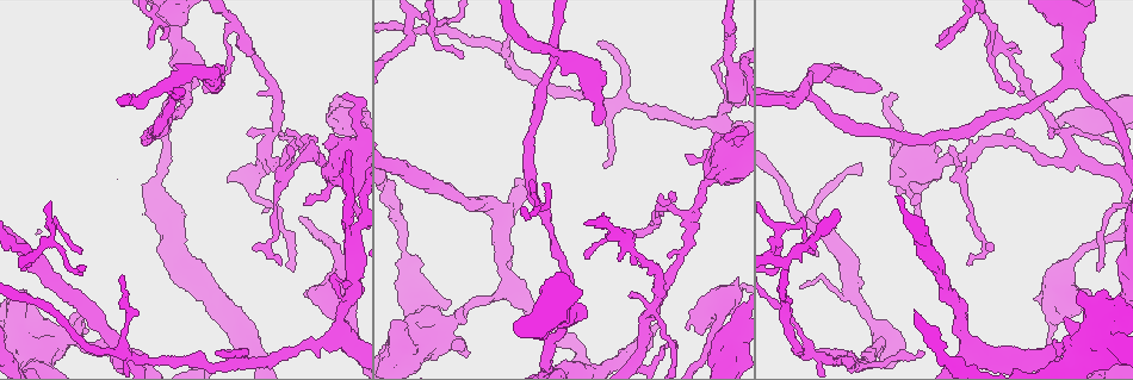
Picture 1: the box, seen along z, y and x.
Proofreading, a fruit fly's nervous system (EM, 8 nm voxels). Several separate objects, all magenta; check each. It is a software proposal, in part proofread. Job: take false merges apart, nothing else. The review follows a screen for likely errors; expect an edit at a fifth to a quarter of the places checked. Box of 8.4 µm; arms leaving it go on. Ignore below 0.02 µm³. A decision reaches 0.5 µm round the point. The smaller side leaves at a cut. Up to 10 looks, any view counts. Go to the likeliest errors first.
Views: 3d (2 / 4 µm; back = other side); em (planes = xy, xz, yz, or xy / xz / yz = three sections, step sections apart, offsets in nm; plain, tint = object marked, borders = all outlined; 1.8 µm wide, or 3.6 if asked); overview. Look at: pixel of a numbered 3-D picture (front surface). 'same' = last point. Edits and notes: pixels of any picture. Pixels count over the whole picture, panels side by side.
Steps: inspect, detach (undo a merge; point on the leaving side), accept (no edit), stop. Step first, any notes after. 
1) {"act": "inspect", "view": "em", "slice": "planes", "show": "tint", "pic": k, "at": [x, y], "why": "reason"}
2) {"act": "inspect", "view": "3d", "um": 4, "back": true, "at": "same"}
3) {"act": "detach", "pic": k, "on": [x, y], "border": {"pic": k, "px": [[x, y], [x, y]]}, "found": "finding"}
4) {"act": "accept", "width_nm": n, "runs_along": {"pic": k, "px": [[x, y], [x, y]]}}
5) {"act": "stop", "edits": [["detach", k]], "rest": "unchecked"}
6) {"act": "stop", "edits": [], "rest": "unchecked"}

{"act": "inspect", "view": "em", "slice": "yz", "step": 8, "show": "tint", "pic": 1, "at": [805, 90], "why": "looks like a crossing"}

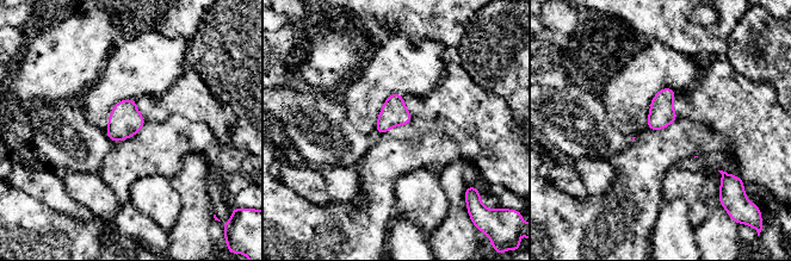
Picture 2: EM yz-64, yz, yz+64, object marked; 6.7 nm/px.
{"act": "inspect", "view": "em", "slice": "planes", "show": "tint", "at": "same", "why": "another direction"}

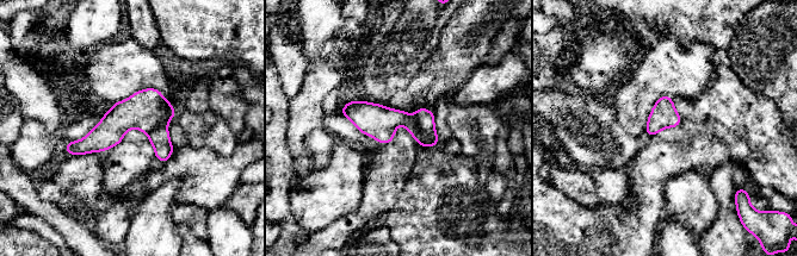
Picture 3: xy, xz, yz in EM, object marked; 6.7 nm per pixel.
{"act": "detach", "pic": 3, "on": [384, 120], "found": "a second cell is stuck on"}

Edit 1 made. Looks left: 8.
{"act": "inspect", "view": "overview", "why": "redraw"}

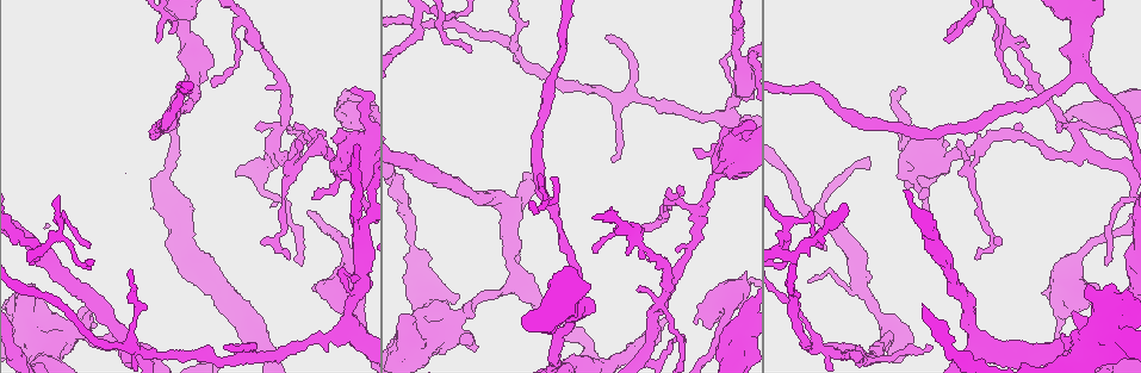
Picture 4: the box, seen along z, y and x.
{"act": "inspect", "view": "em", "slice": "planes", "show": "tint", "pic": 4, "at": [440, 13], "why": "sharp bend"}

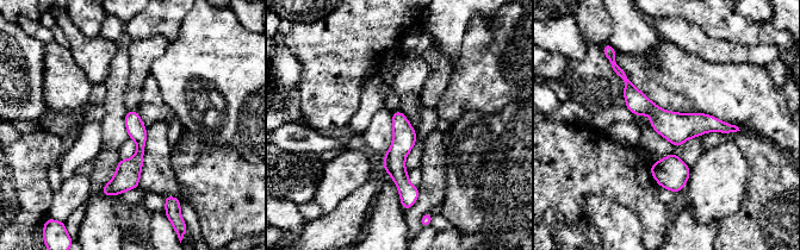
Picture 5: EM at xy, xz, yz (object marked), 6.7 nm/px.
{"act": "accept", "width_nm": 120, "runs_along": {"pic": 5, "px": [[620, 73], [668, 124], [733, 129]]}, "found": "continuous, no second cell"}

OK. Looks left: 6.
{"act": "inspect", "view": "3d", "um": 4, "pic": 4, "at": [320, 145], "why": "branch point"}

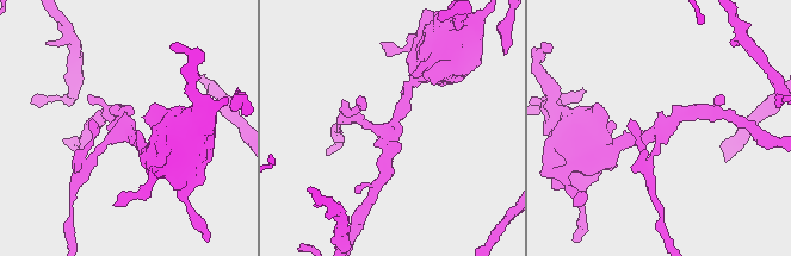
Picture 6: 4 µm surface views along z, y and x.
{"act": "inspect", "view": "em", "slice": "yz", "step": 8, "show": "tint", "pic": 6, "at": [391, 127], "why": "need the tissue"}

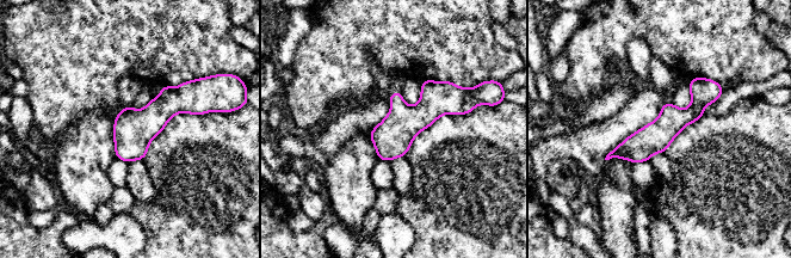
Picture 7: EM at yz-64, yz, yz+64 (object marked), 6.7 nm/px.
{"act": "inspect", "view": "em", "slice": "xy", "step": 4, "show": "tint", "at": "same"}

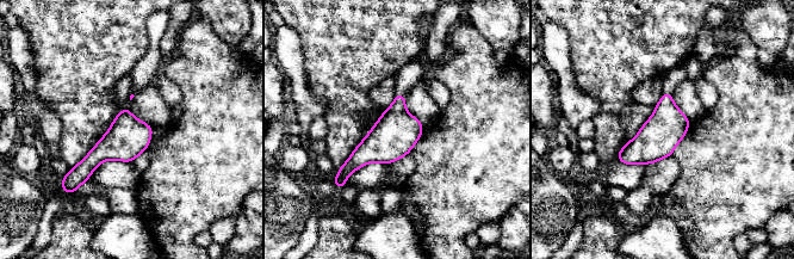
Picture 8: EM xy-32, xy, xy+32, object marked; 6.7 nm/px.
{"act": "accept", "width_nm": 280, "found": "one cell here"}

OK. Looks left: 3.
{"act": "inspect", "view": "3d", "um": 4, "pic": 4, "at": [33, 338], "why": "calibre changes"}

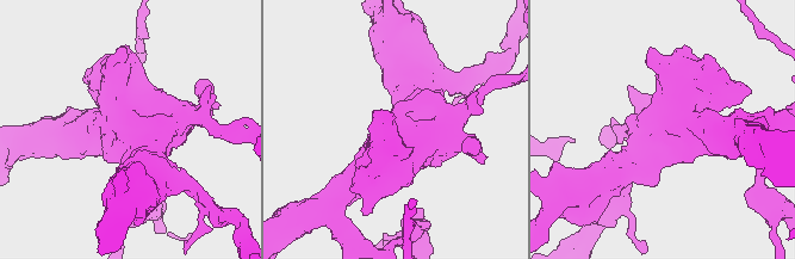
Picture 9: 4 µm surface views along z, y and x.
{"act": "inspect", "view": "em", "um": 3.6, "slice": "xy", "step": 4, "show": "tint", "pic": 9, "at": [126, 126], "why": "now the EM"}

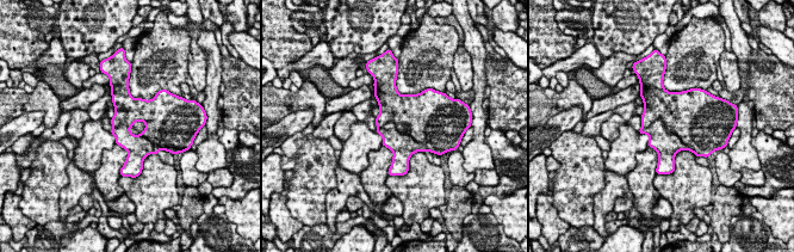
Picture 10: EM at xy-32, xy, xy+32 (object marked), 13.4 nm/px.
{"act": "inspect", "view": "em", "um": 3.6, "slice": "planes", "show": "borders", "at": "same"}

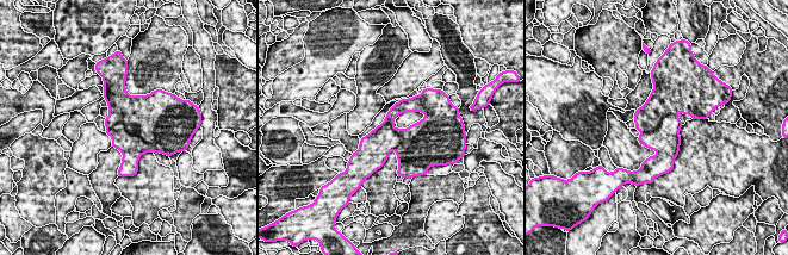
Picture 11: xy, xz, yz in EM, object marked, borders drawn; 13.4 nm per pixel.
{"act": "detach", "pic": 11, "on": [662, 103], "border": {"pic": 11, "px": [[676, 114], [666, 114], [647, 132]]}, "found": "two cells meet here"}

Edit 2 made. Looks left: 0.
{"act": "stop", "edits": [["detach", 3], ["detach", 11]], "rest": "unchecked"}

